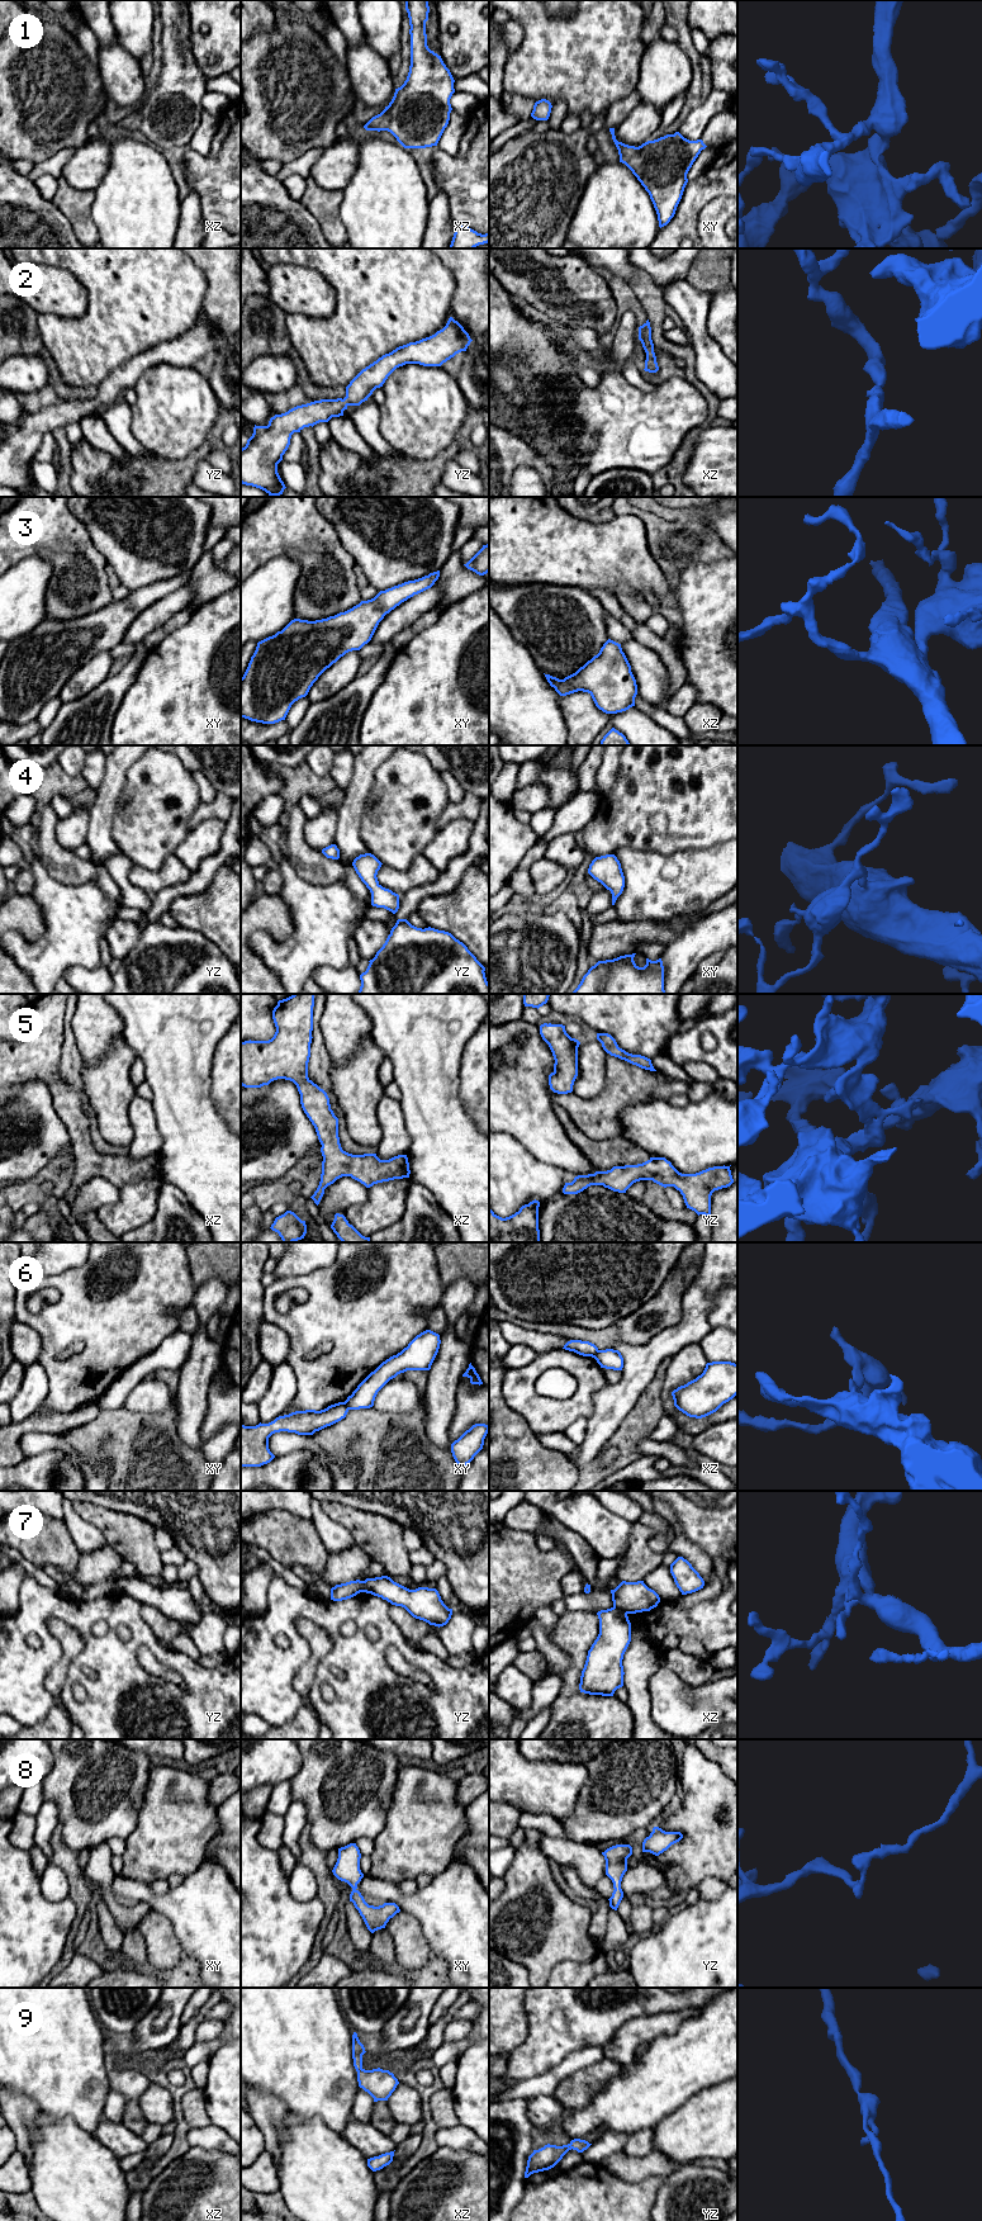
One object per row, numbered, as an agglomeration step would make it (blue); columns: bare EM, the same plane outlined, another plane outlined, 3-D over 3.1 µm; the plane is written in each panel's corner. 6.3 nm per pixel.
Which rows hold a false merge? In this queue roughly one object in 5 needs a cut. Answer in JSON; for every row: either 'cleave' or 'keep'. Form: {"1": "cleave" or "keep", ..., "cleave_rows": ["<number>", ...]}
{"1": "keep", "2": "keep", "3": "keep", "4": "keep", "5": "keep", "6": "cleave", "7": "cleave", "8": "keep", "9": "keep", "cleave_rows": ["6", "7"]}

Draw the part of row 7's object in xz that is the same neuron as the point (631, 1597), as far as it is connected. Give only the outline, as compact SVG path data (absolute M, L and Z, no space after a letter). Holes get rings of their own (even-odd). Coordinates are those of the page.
M622 1581L615 1590L611 1590L611 1593L613 1606L625 1614L650 1611L660 1602L659 1595L644 1581Z

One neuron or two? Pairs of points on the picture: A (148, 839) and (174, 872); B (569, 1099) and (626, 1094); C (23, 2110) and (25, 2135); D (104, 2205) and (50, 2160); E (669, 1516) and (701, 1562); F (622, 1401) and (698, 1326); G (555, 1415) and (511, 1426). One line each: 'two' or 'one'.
A: two
B: one
C: one
D: one
E: one
F: one
G: two

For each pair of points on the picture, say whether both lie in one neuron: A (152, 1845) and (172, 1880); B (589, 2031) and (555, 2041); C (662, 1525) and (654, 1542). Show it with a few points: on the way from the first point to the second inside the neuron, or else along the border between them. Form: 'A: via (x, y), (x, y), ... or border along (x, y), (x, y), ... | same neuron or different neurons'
A: border along (184, 1875), (171, 1874), (166, 1879) | different neurons
B: via (580, 2031), (564, 2036) | same neuron
C: via (659, 1529), (658, 1538) | same neuron

